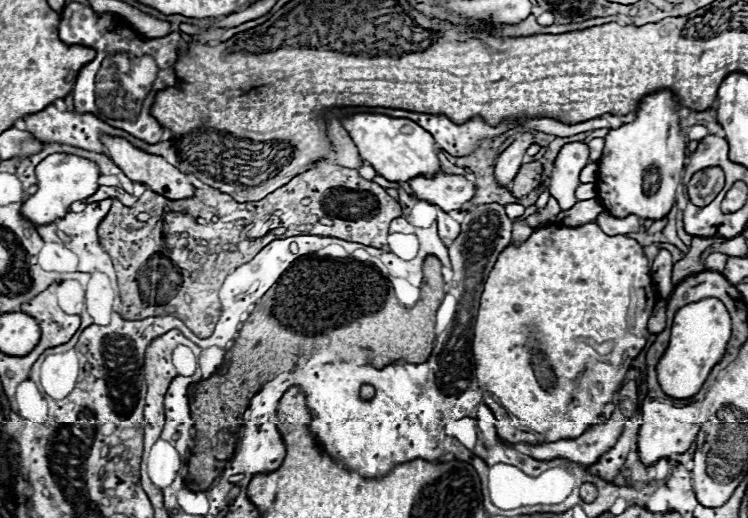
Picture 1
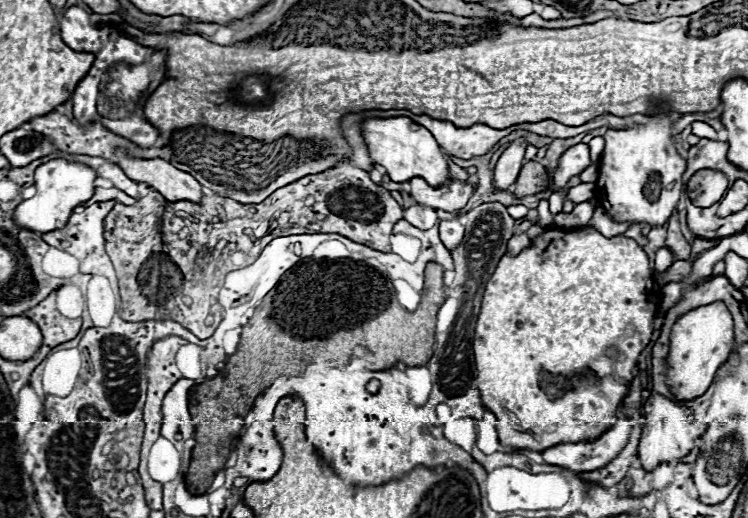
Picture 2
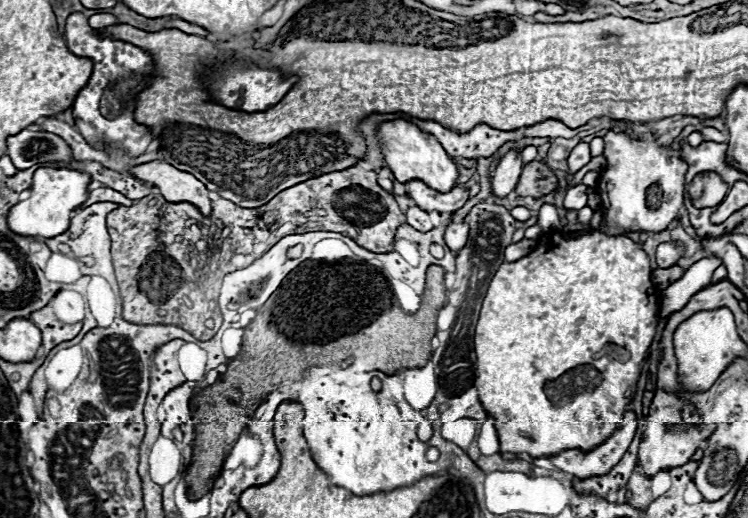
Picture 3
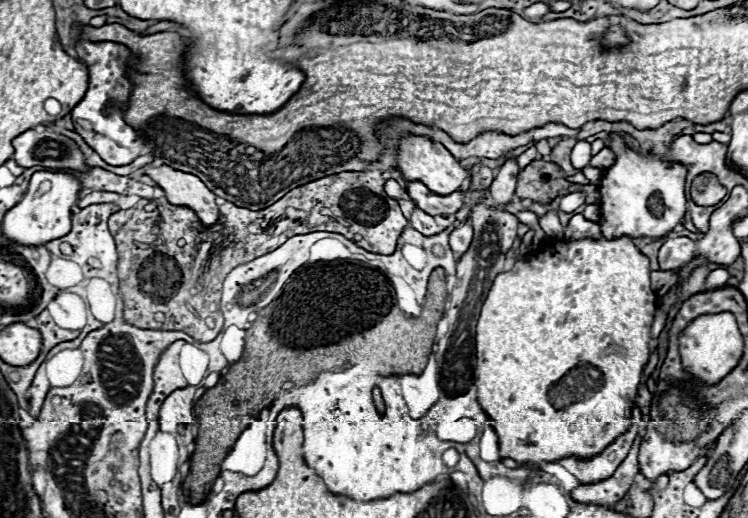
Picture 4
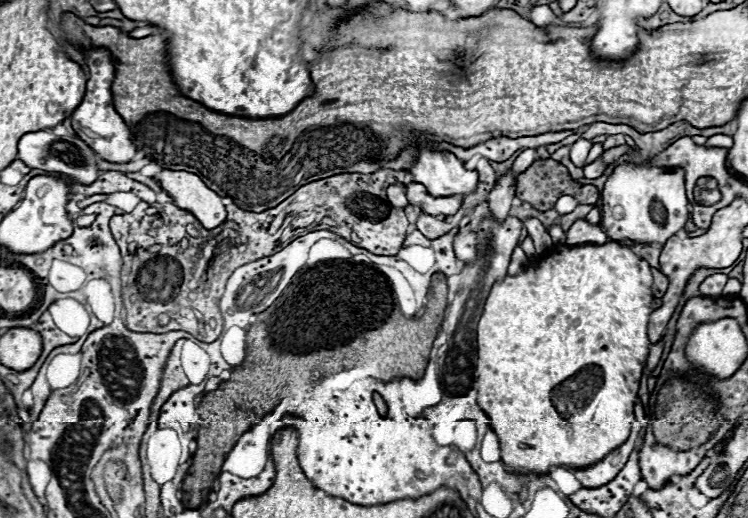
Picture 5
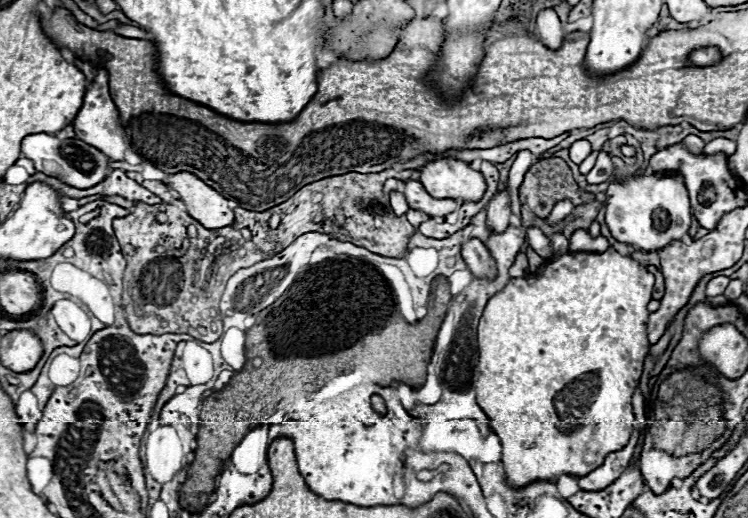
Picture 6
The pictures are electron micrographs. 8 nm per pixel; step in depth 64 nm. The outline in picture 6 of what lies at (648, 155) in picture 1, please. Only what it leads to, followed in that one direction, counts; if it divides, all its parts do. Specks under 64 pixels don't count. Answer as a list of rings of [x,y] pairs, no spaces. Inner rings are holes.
[[[628,176],[620,184],[608,184],[606,194],[606,224],[610,228],[610,234],[618,242],[634,246],[640,252],[662,250],[670,242],[682,240],[690,230],[692,212],[682,176]]]

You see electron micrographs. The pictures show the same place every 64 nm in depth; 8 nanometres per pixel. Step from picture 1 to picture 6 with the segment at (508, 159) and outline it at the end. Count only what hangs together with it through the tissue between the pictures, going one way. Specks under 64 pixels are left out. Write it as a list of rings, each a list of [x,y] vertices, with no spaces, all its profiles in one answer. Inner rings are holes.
[[[508,190],[498,192],[490,200],[486,210],[488,210],[488,220],[486,220],[488,230],[496,232],[496,234],[502,234],[508,228],[508,220],[510,220],[510,196],[508,196]]]

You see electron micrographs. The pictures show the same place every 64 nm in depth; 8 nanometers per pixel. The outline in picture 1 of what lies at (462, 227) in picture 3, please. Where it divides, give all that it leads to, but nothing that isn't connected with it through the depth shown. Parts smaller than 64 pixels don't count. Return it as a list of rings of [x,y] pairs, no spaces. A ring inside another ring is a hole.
[[[438,212],[438,234],[446,242],[446,246],[450,246],[460,234],[460,224],[446,212]]]

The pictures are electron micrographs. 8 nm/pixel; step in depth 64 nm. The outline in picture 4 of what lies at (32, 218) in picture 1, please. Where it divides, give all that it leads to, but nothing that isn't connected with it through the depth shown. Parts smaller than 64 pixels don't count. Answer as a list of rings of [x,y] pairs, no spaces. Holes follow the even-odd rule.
[[[40,170],[32,174],[30,186],[24,194],[24,198],[6,212],[2,220],[2,234],[22,246],[44,246],[56,238],[62,238],[70,232],[70,208],[78,202],[80,182],[66,172],[48,172]]]

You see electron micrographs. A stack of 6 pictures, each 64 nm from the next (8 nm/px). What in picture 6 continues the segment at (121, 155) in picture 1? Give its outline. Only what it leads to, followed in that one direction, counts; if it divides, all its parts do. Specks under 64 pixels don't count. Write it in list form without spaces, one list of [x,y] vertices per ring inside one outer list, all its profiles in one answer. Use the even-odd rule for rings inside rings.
[[[170,174],[168,186],[180,194],[180,200],[188,208],[188,214],[206,228],[216,230],[234,224],[236,218],[234,210],[228,206],[228,200],[214,188],[204,184],[200,178],[194,178],[194,174]]]

